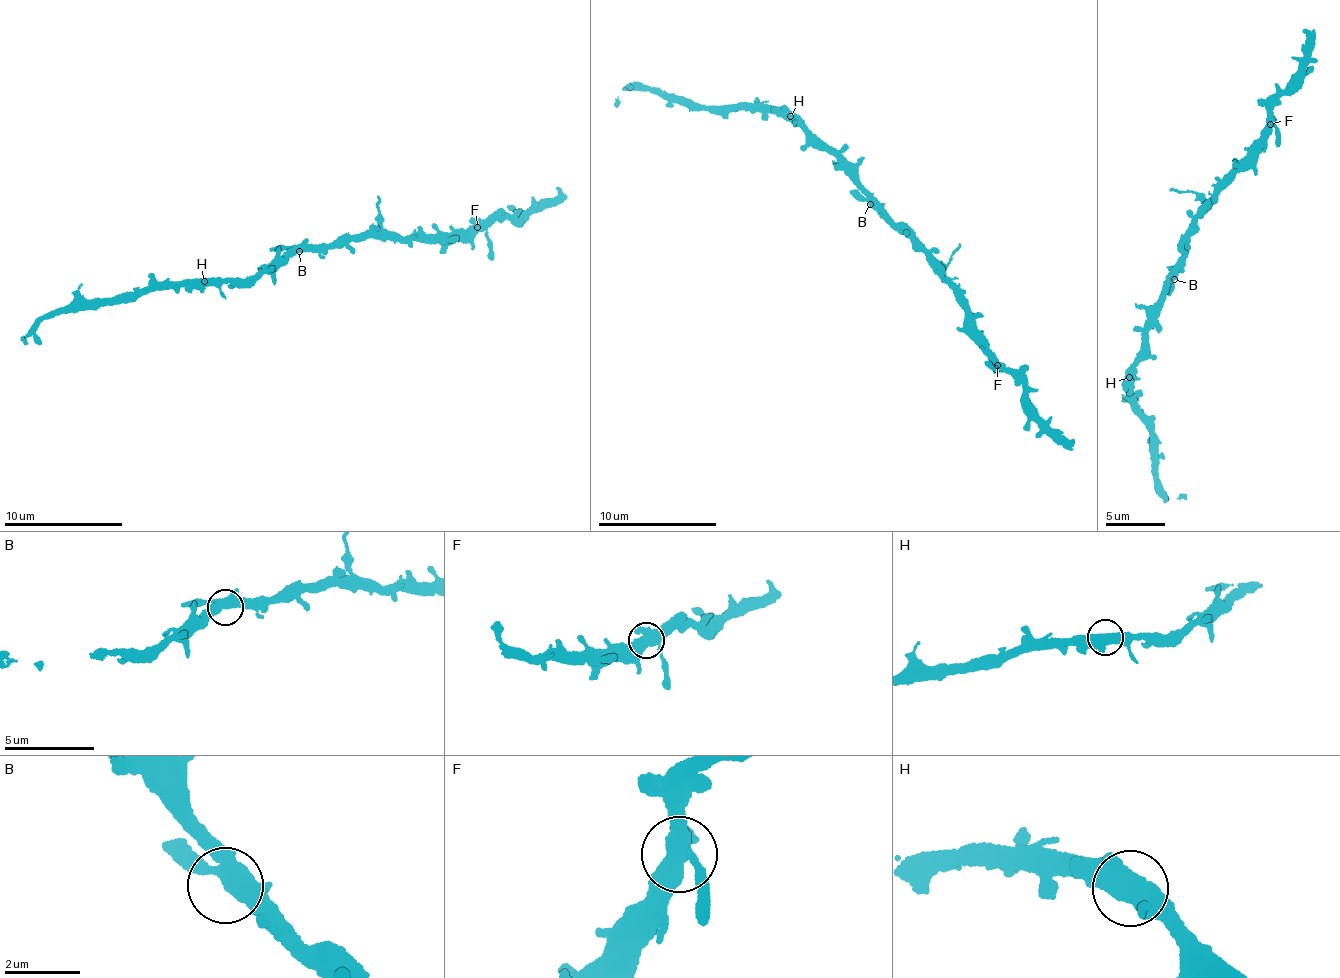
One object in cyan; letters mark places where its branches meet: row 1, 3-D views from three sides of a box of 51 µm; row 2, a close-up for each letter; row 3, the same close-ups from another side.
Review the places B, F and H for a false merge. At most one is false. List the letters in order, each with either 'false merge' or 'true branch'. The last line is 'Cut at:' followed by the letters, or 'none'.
B: true branch
F: true branch
H: true branch
Cut at: none

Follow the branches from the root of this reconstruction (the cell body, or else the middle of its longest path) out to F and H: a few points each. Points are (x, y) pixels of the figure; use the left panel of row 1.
F: (305, 245), (322, 253), (365, 232), (401, 242), (415, 236), (426, 242), (434, 237), (445, 246), (477, 226)
H: (305, 245), (244, 280), (216, 277), (204, 281)

